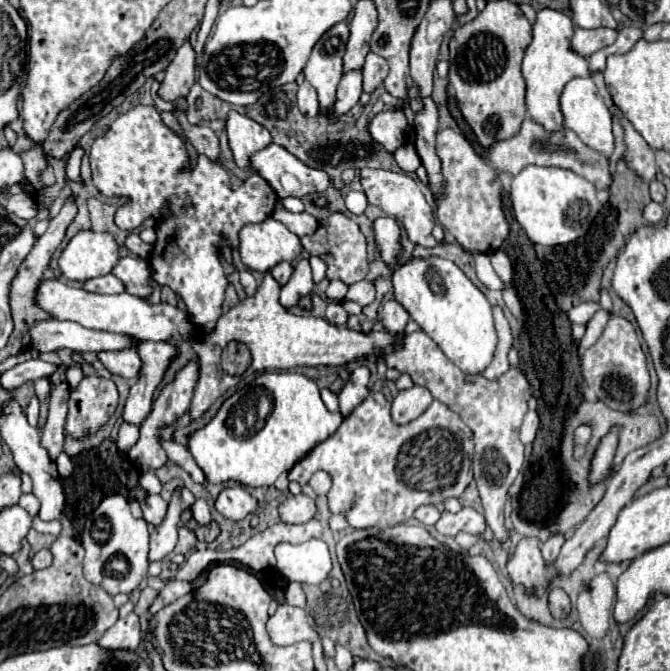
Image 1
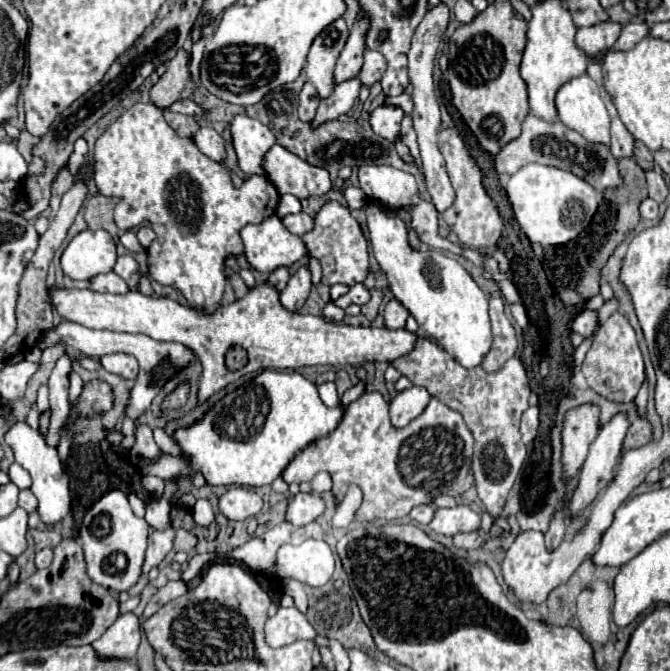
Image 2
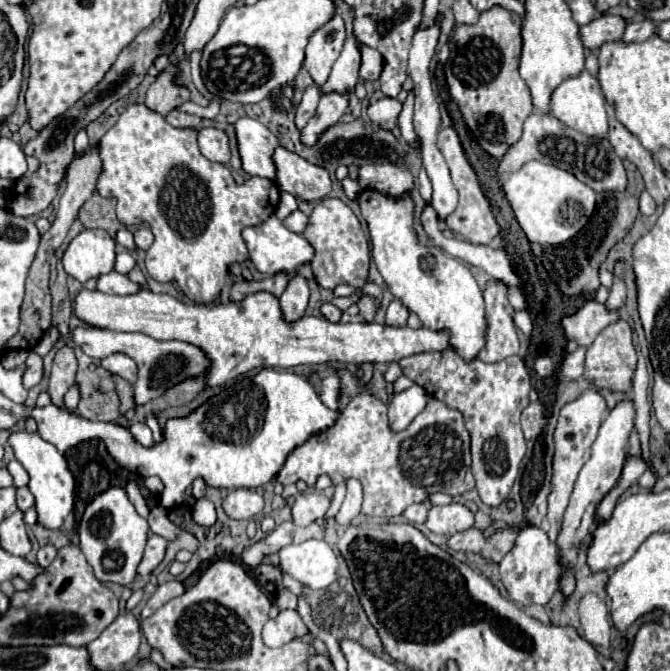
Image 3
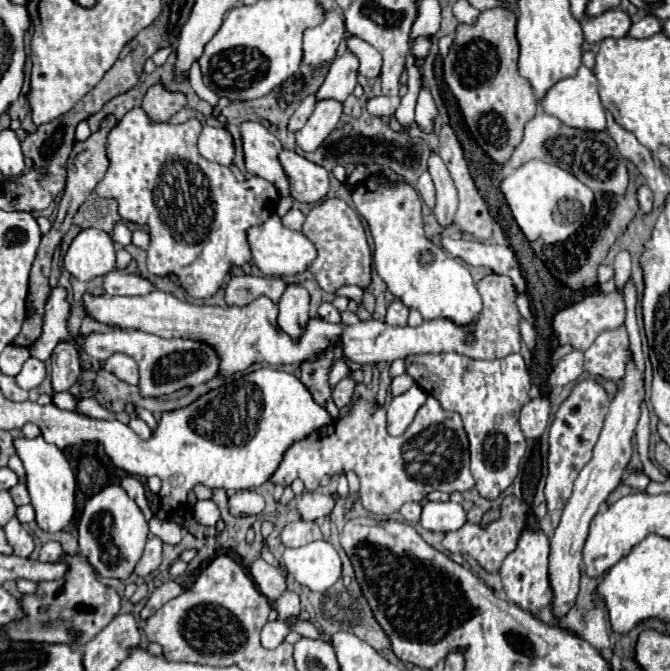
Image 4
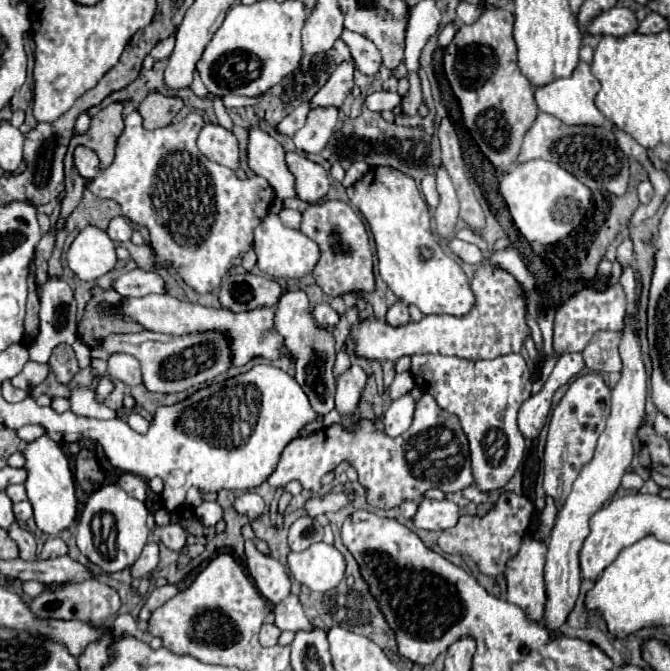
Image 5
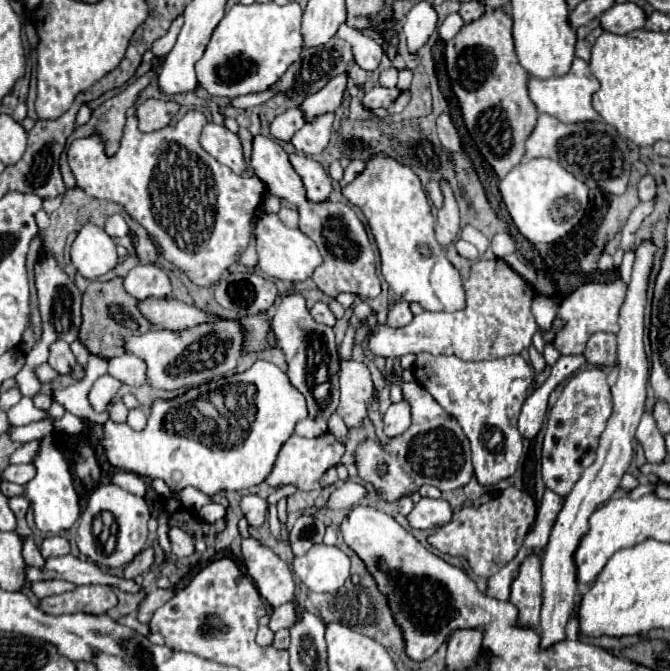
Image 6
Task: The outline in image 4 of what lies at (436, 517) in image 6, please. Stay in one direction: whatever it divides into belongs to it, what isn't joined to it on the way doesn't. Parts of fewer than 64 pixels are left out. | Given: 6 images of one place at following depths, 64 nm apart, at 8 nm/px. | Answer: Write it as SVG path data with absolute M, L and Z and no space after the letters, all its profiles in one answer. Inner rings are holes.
M424 502L420 526L432 532L450 532L466 522L466 512L456 502Z

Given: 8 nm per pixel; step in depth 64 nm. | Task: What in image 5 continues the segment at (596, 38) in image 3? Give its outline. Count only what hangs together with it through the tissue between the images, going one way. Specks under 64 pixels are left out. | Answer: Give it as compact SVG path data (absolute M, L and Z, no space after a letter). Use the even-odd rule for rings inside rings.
M614 6L608 12L602 12L588 24L590 34L610 34L610 36L626 36L636 32L638 18L634 10L626 6Z

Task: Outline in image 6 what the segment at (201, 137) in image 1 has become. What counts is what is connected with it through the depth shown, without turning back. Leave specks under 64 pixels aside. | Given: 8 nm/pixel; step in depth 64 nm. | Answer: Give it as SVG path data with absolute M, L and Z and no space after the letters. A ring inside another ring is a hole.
M208 122L202 130L200 144L210 156L214 156L218 162L226 164L236 174L242 174L246 170L240 138L234 132L230 132L226 126Z

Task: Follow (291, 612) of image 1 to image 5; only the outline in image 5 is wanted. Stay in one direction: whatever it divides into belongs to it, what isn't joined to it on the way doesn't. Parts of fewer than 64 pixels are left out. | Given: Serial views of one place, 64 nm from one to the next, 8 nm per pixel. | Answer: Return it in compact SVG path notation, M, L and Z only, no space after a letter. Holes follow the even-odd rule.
M264 624L260 630L260 644L262 646L274 646L280 636L280 630L274 624Z

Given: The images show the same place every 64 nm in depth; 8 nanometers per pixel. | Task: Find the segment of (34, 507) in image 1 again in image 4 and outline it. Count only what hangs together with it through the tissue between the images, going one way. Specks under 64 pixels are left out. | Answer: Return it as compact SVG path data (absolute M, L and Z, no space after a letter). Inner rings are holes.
M22 482L16 484L14 488L10 488L10 496L12 496L12 500L14 500L16 506L20 506L20 504L28 504L28 502L30 502L28 492L26 492L26 486L24 486Z

